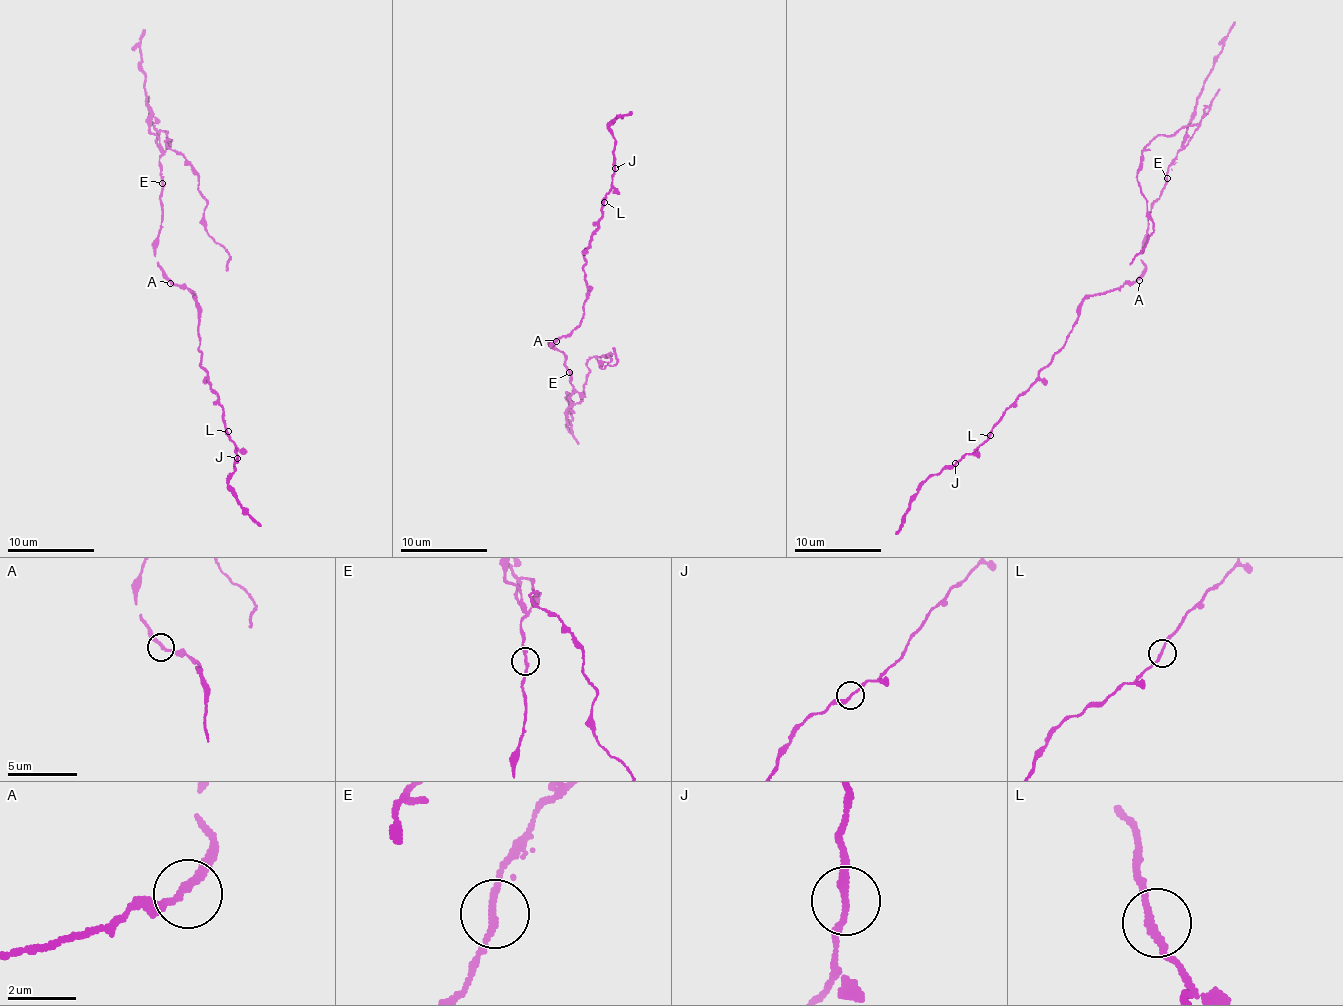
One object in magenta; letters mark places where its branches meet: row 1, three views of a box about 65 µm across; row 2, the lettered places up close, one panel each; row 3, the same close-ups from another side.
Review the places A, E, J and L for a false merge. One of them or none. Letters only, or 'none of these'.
E

